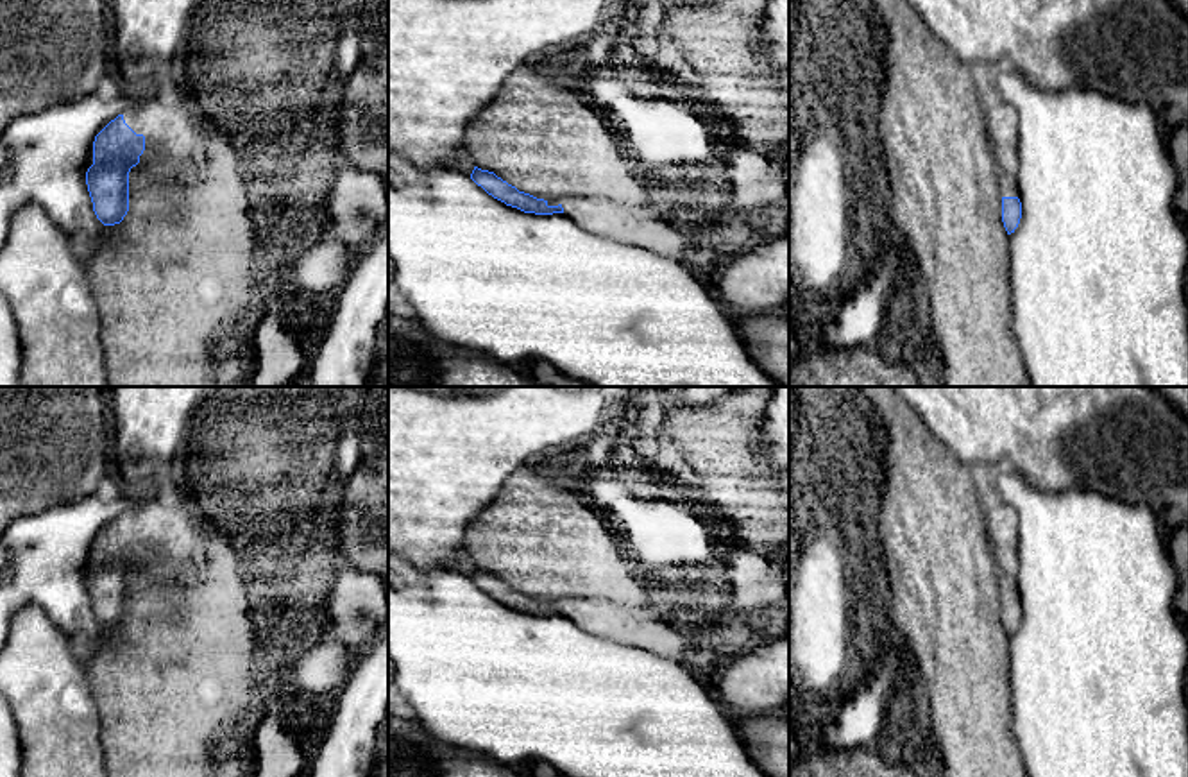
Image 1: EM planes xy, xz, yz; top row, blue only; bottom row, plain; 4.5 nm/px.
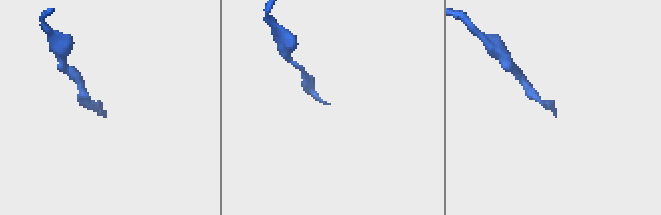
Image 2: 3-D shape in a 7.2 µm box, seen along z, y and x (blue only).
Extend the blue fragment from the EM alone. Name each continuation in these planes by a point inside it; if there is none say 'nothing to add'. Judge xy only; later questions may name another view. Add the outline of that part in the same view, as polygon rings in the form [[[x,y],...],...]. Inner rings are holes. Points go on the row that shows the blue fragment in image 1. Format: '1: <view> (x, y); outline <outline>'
1: xy (172, 138); outline [[[140,100],[123,113],[123,120],[145,136],[140,163],[159,163],[166,175],[181,179],[199,170],[206,154],[204,136],[177,100]]]

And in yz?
1: yz (1001, 119); outline [[[997,97],[986,100],[986,127],[995,152],[1000,197],[1018,197],[1018,120],[1011,106]]]

